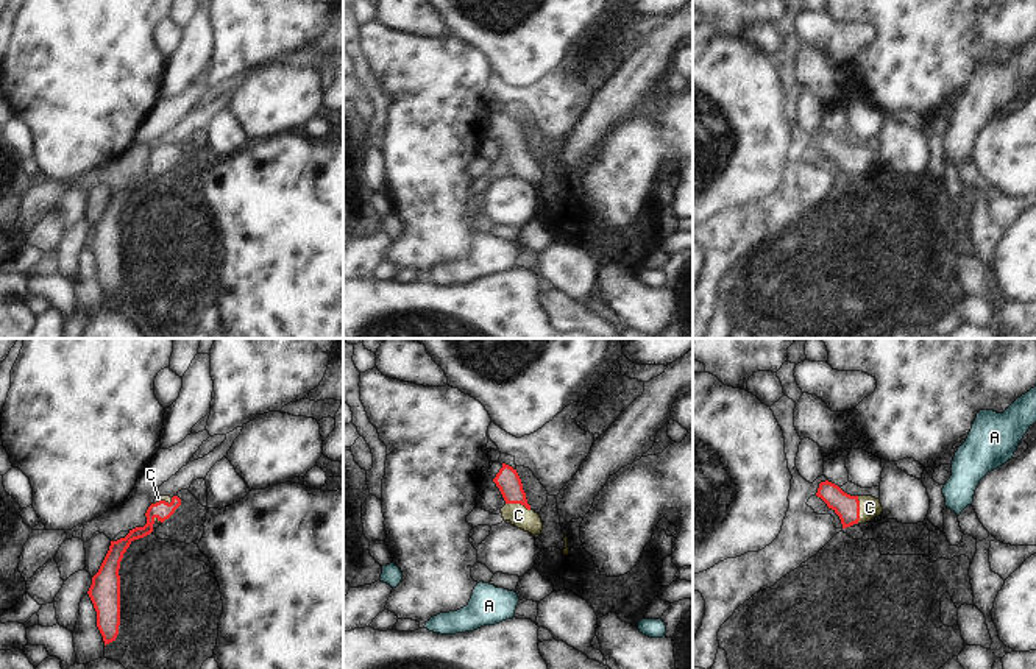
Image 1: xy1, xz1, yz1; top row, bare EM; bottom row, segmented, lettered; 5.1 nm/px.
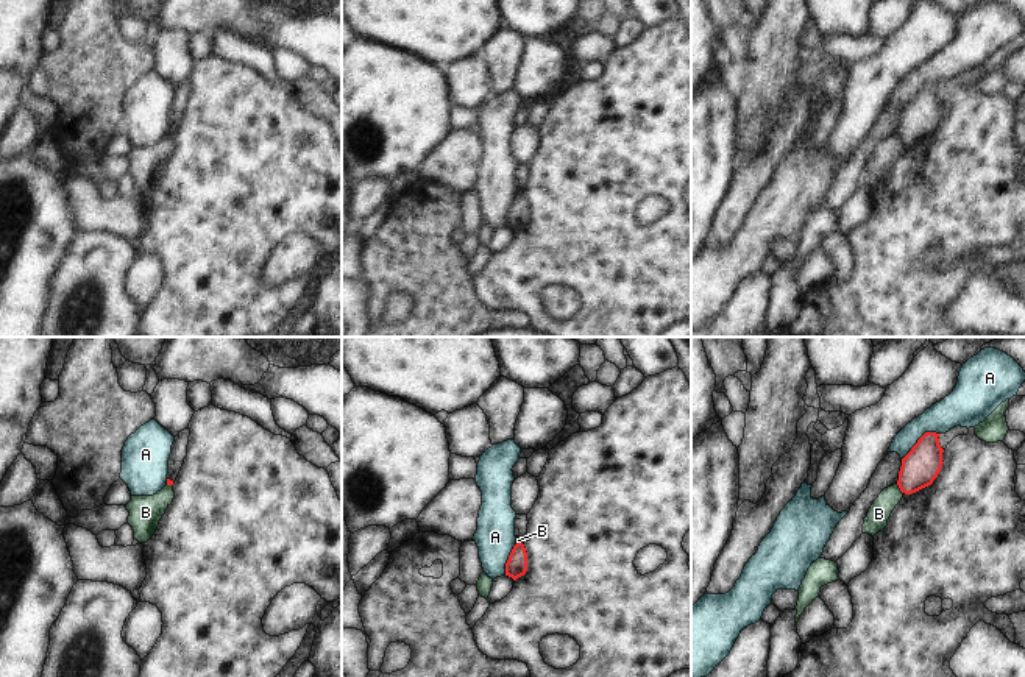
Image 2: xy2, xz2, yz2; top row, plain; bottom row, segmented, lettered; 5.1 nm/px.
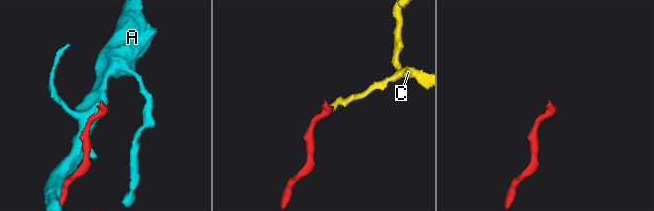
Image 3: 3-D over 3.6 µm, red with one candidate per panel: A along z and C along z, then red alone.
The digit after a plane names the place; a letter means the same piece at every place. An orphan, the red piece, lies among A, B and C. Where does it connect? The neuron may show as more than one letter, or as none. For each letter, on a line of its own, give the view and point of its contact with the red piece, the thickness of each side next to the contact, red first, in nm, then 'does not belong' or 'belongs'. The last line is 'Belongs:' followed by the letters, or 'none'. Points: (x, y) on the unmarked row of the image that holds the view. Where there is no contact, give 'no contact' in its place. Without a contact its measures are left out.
A: yz2 (919, 89) | 190/170 nm | does not belong
B: yz2 (899, 138) | 190/120 nm | does not belong
C: yz1 (858, 161) | 130/110 nm | belongs
Belongs: C

